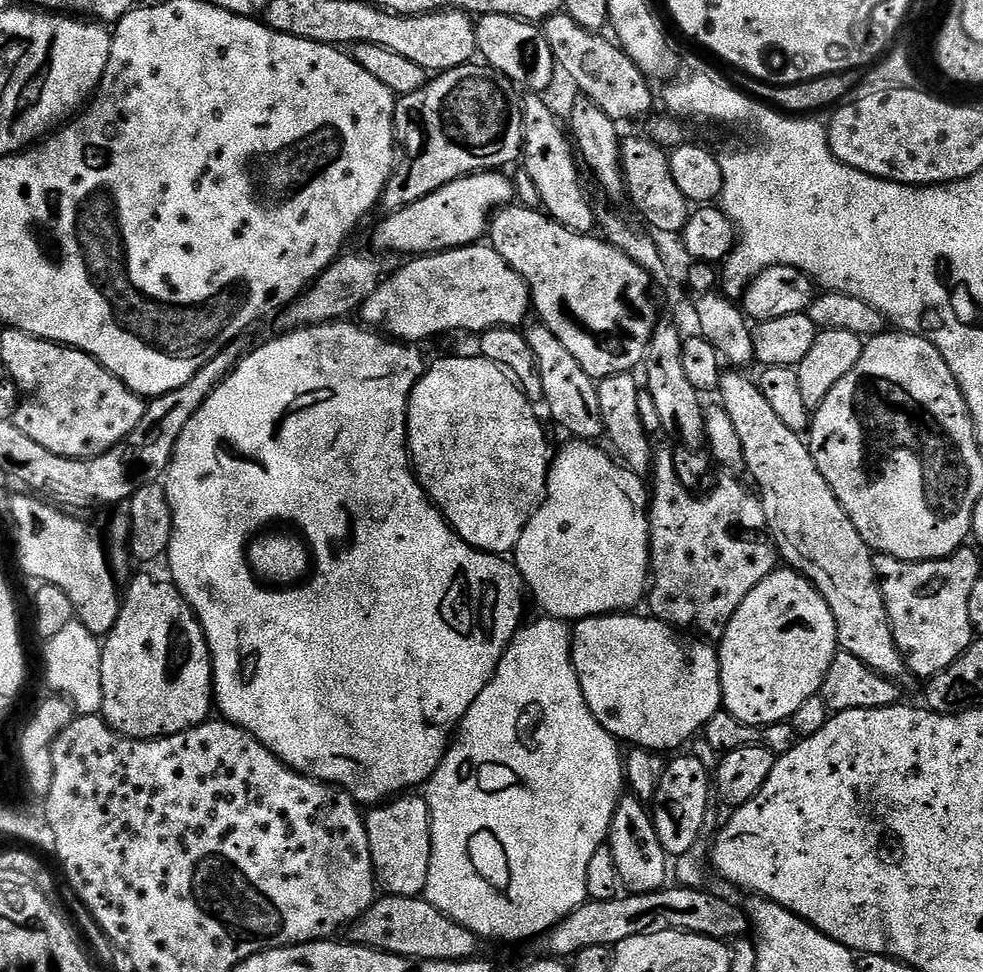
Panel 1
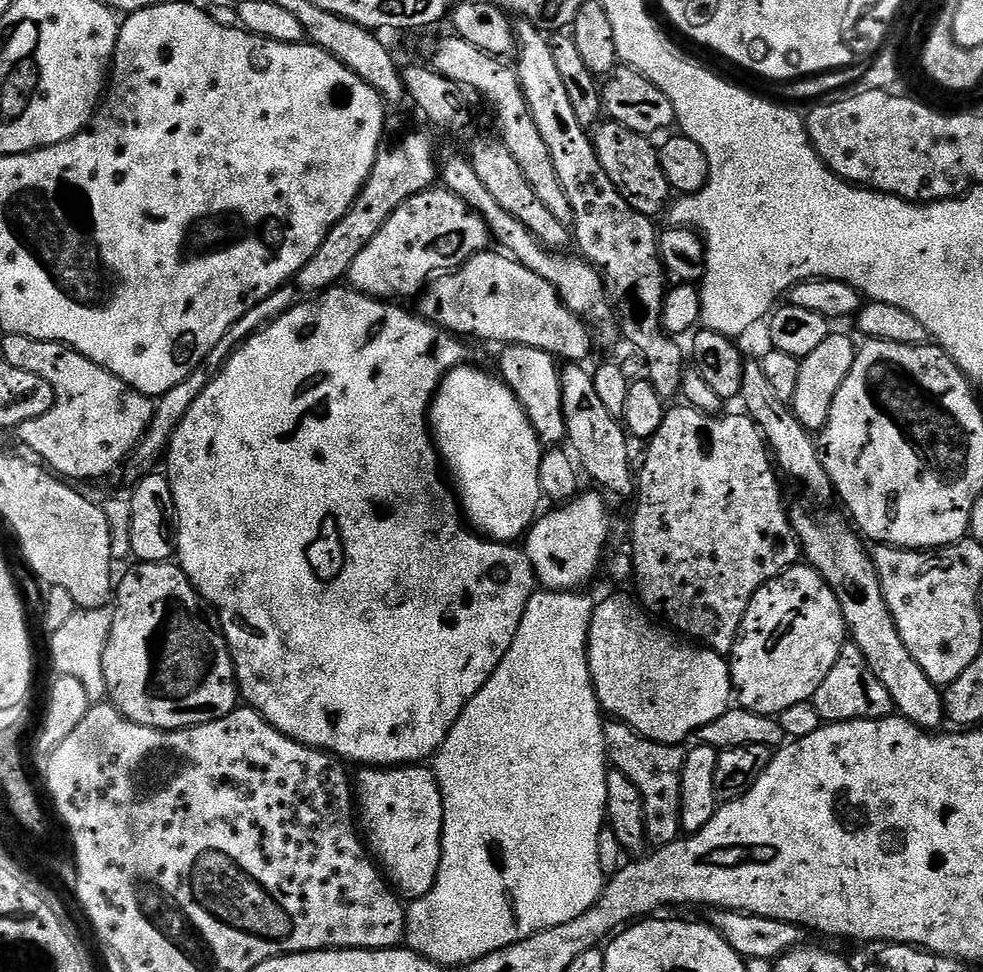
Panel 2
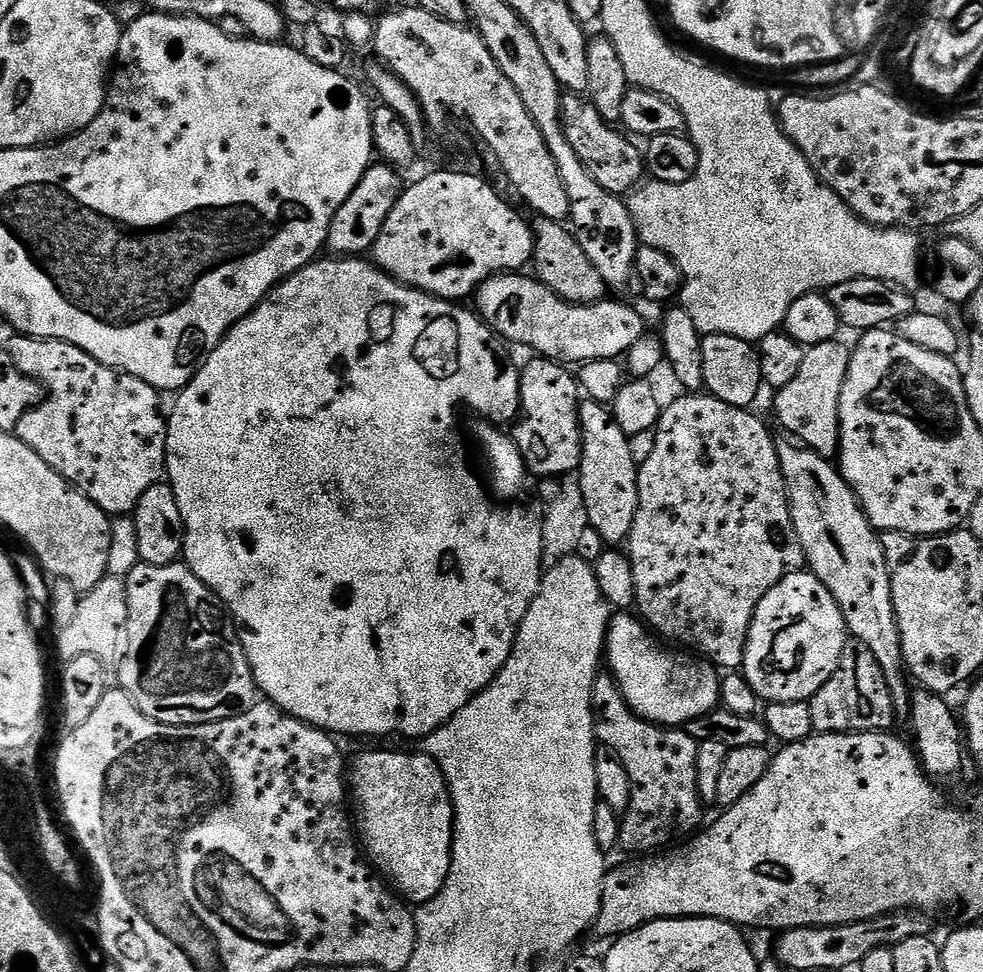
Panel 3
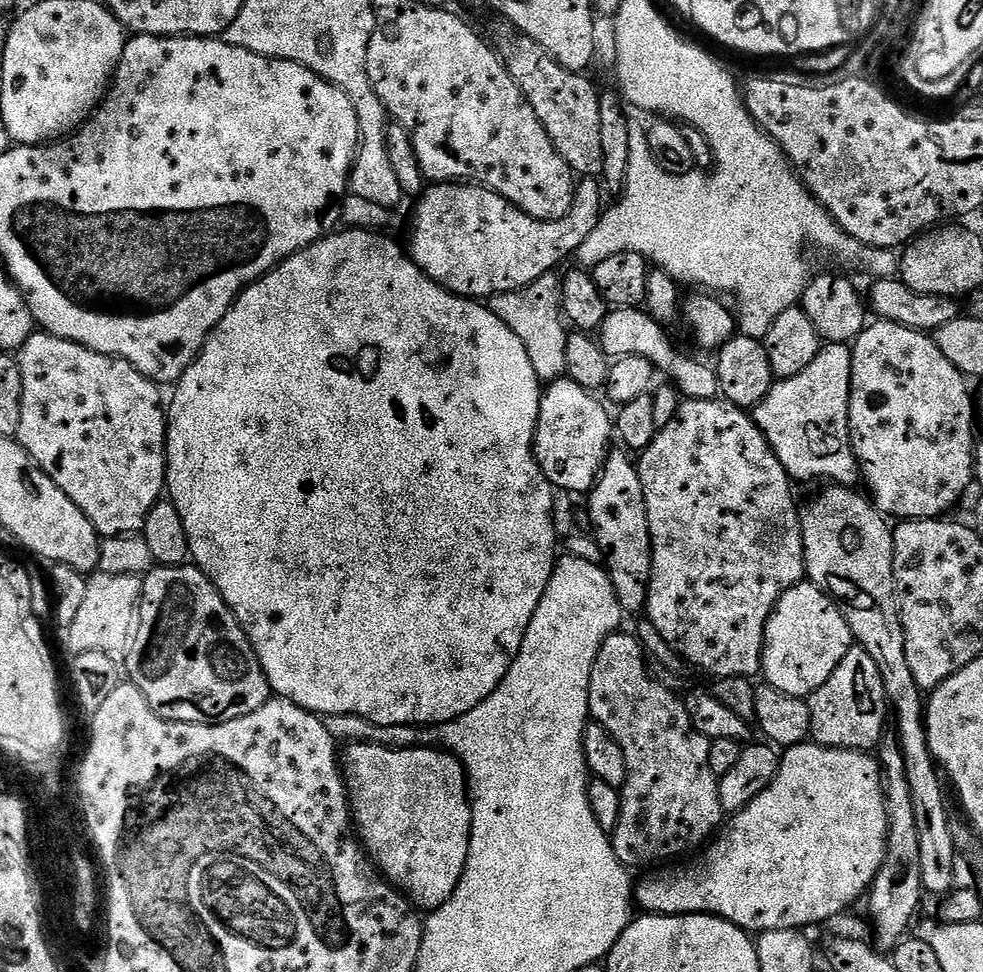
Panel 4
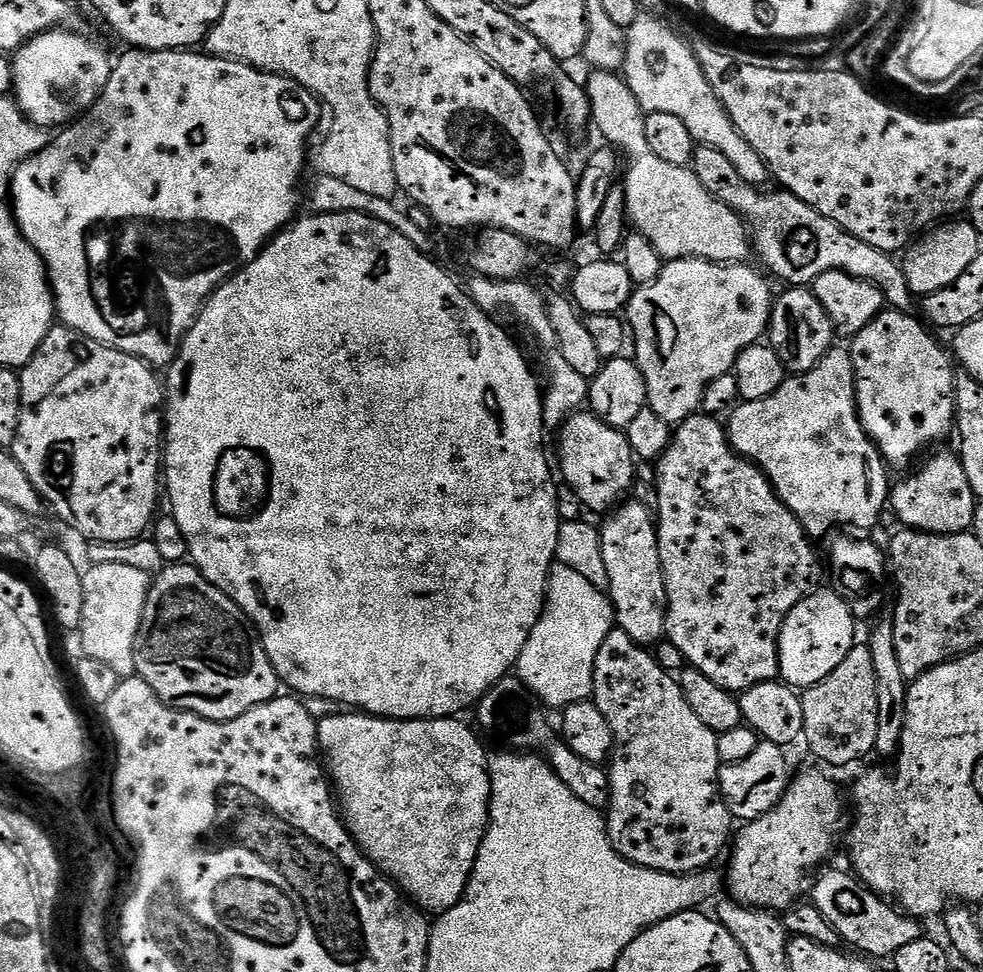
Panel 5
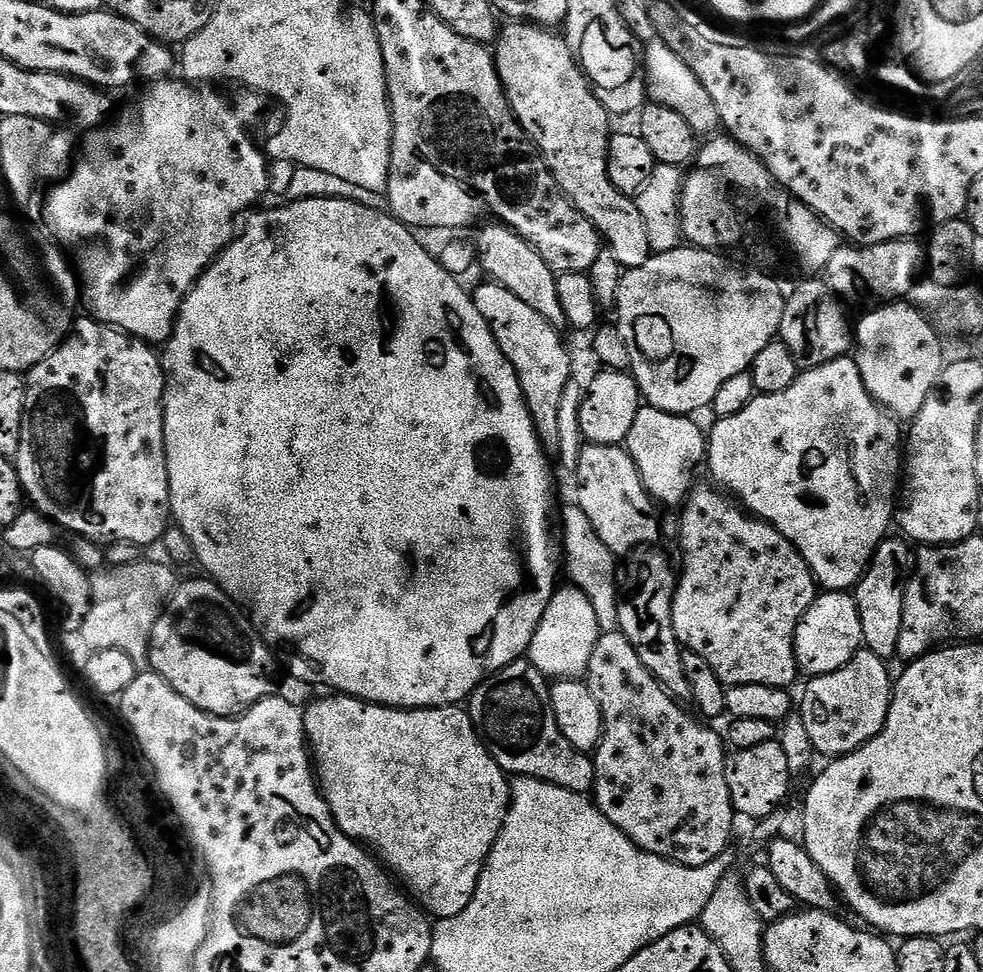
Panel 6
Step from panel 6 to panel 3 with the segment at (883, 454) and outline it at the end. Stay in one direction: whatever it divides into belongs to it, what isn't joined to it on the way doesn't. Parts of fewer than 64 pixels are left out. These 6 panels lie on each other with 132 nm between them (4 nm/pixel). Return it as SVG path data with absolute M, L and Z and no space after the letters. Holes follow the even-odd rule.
M839 339L821 344L811 345L805 351L802 370L798 370L798 378L790 382L790 386L779 389L776 396L776 416L785 428L789 437L795 438L805 448L812 448L820 456L835 457L840 450L840 399L842 386L846 382L848 367L852 361L849 345L840 344Z

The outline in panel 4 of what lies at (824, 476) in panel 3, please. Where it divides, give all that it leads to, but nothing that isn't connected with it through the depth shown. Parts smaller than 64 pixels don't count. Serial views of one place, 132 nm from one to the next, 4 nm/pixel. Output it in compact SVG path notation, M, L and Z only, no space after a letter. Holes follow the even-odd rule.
M851 487L825 488L828 489L821 496L814 497L805 508L803 505L799 509L806 576L838 601L840 613L852 631L853 641L874 658L874 666L878 666L878 674L882 674L882 686L894 720L896 716L894 736L902 750L902 760L906 762L906 780L910 782L910 798L914 802L914 822L918 822L918 858L924 890L929 897L943 898L957 887L958 853L950 834L952 820L944 801L945 785L928 745L924 721L926 696L918 682L914 682L910 661L906 658L906 638L900 621L894 574L892 528L871 499L864 497L863 500L858 493L852 492L856 490Z

